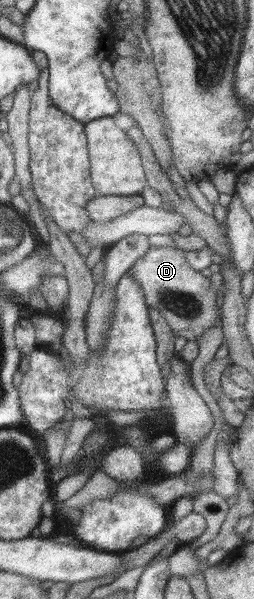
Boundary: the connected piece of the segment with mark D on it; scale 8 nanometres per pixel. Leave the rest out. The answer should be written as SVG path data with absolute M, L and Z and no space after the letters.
M152 247L128 270L140 283L148 307L158 309L168 320L176 336L198 341L217 321L218 299L212 289L212 281L202 273L192 270L186 261L184 250L174 247Z

